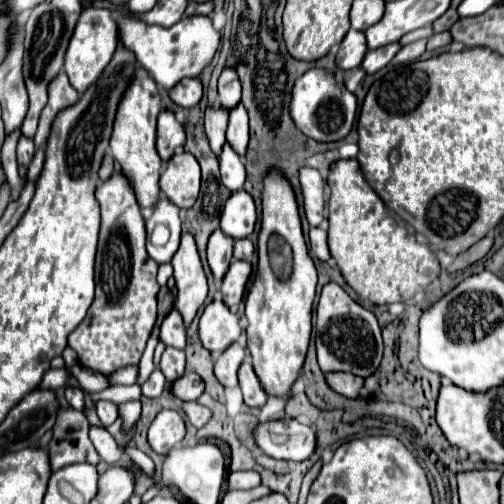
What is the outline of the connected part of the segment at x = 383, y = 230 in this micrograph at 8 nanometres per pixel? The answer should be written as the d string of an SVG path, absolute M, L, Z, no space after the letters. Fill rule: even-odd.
M356 158L334 162L330 168L330 174L328 174L328 186L332 190L330 202L328 202L328 222L330 222L328 246L330 246L330 254L336 260L346 284L354 292L358 292L372 304L382 306L382 304L406 302L416 292L426 290L426 286L434 278L438 278L440 264L438 264L436 254L430 250L428 244L420 244L406 228L400 228L396 224L396 220L388 214L384 202L380 200L380 196L364 180L364 174L362 174Z

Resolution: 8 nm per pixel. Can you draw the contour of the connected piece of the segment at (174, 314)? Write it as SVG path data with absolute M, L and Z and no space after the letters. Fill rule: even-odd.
M172 308L172 312L164 318L162 328L160 328L160 340L166 346L174 346L180 350L186 346L186 326L176 308Z

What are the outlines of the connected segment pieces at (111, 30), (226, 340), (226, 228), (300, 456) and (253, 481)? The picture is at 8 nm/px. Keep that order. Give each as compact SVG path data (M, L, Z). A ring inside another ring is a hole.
M86 8L76 24L76 30L74 30L74 36L70 40L70 46L68 46L68 52L66 52L66 64L64 64L64 72L68 74L68 80L70 84L76 88L78 94L86 92L86 88L98 80L98 76L102 76L106 64L110 64L114 52L116 52L116 46L118 46L118 40L116 40L116 22L110 14L110 10L106 8Z
M222 300L210 302L200 316L200 340L212 354L224 352L240 336L238 316L232 314Z
M246 190L232 192L220 216L222 232L238 240L238 238L250 236L254 230L254 224L256 224L256 206L252 196Z
M296 418L284 422L284 420L270 420L270 422L258 422L254 426L254 440L256 440L256 446L268 454L270 458L276 458L276 460L292 460L292 462L300 462L300 460L306 460L312 456L314 448L316 448L316 434L314 434L314 428L308 426L308 424L302 424L298 422Z
M244 470L244 472L230 472L228 476L228 488L230 490L250 490L262 484L262 478L256 470Z

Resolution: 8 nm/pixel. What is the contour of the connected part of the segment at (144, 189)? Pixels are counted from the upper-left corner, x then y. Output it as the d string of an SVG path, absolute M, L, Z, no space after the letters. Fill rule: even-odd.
M134 66L134 80L130 80L130 88L126 88L126 96L122 96L122 104L118 106L116 118L114 118L114 130L110 138L110 150L124 174L130 178L132 188L136 192L138 204L144 210L154 208L160 188L158 188L158 176L162 168L162 160L156 152L156 118L162 110L162 102L158 96L156 82L152 76L140 66Z

